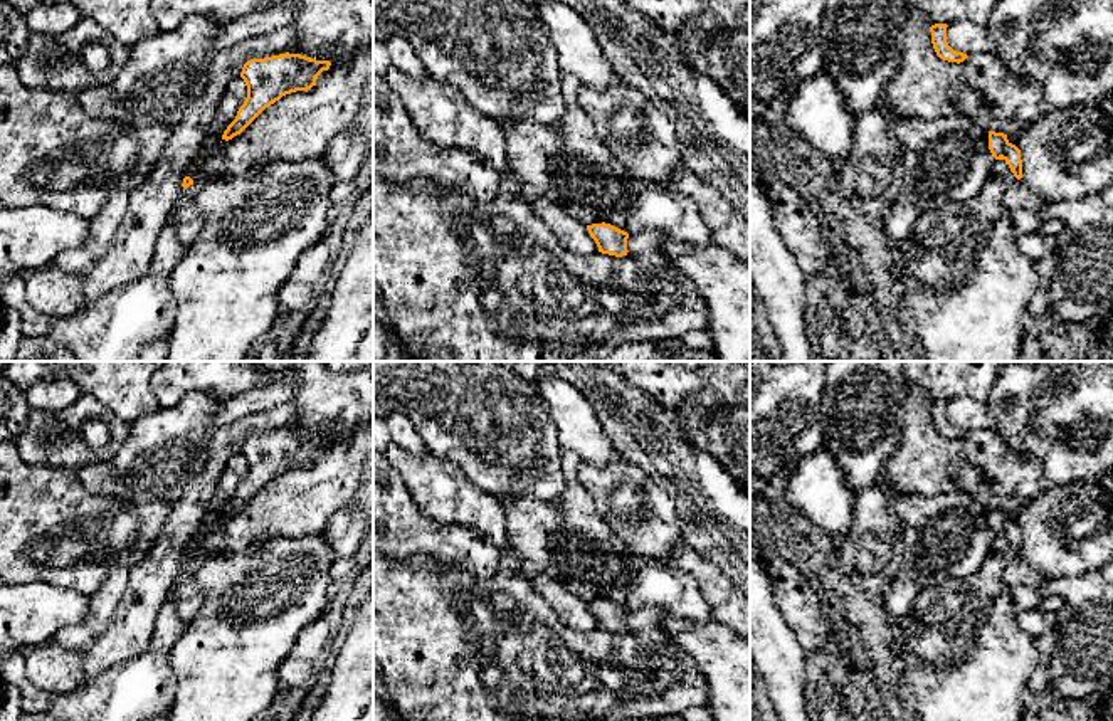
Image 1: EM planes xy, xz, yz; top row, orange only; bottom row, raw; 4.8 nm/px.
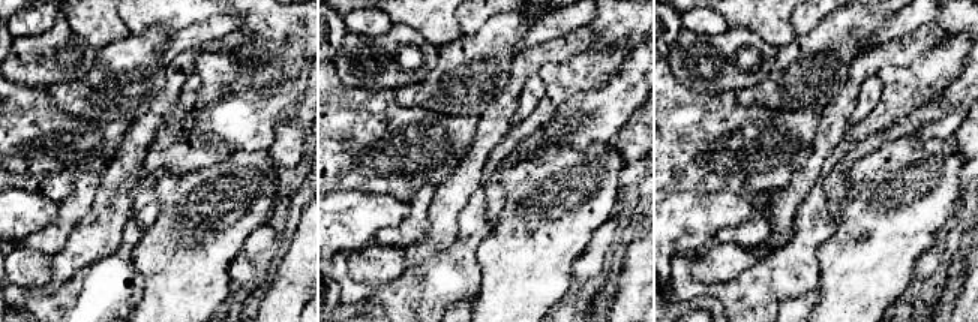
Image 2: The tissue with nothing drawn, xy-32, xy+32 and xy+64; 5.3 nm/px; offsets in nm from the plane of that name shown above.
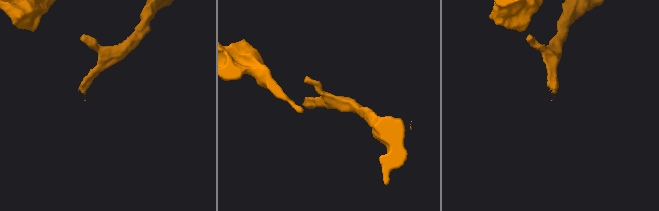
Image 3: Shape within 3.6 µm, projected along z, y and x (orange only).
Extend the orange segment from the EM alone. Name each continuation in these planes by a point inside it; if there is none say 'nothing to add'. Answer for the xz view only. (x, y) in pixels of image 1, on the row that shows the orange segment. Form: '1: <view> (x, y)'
nothing to add

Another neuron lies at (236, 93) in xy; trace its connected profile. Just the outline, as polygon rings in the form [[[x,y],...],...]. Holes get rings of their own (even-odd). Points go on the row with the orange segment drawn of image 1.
[[[242,77],[232,79],[220,99],[212,128],[214,129],[227,128],[235,119],[237,111],[244,104],[245,97],[247,97],[247,86],[244,79]]]

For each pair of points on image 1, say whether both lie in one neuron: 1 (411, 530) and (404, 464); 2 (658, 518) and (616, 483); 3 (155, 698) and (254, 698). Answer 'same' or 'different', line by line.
1: different
2: same
3: different

